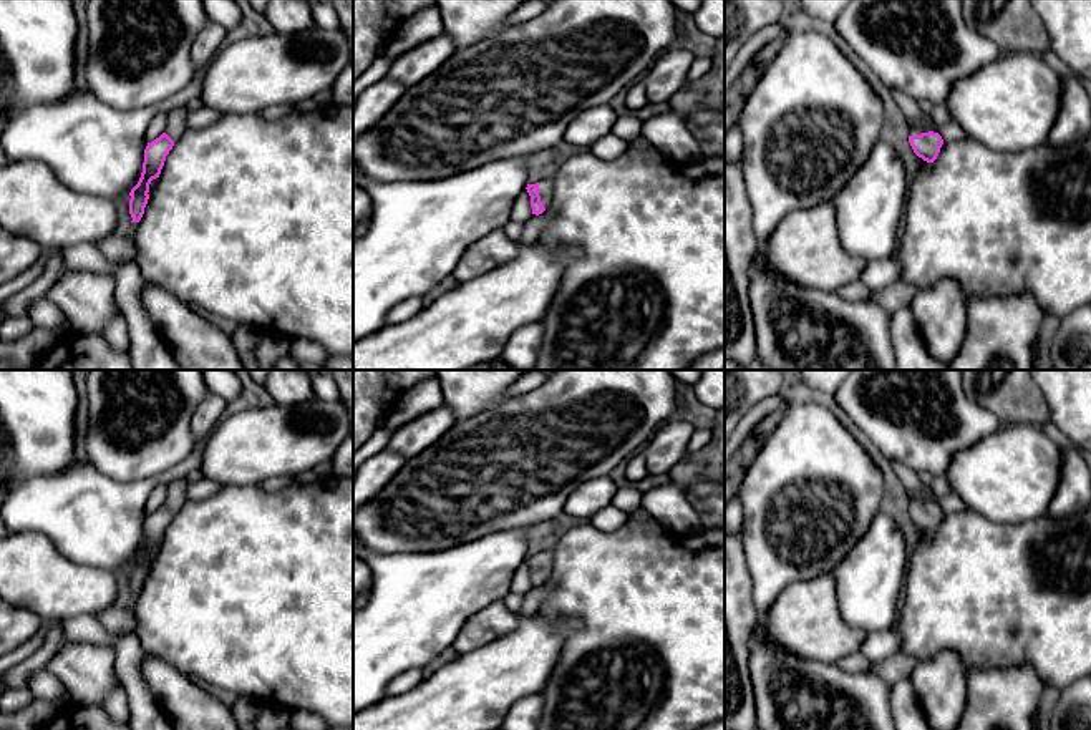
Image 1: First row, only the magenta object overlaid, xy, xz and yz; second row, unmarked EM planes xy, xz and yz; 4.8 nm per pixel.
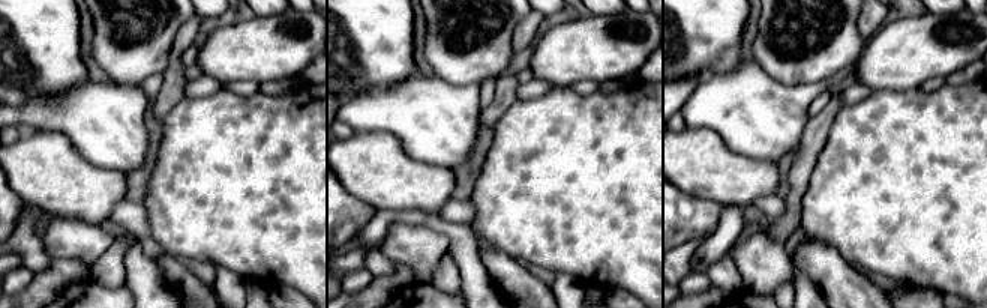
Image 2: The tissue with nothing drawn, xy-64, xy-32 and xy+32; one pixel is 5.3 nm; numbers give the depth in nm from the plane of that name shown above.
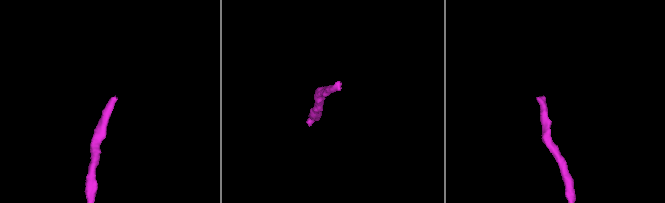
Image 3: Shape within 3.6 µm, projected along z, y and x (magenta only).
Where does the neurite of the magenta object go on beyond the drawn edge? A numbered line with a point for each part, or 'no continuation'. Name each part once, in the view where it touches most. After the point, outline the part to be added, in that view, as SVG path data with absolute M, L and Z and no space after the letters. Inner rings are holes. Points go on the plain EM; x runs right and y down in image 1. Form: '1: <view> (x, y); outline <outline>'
1: xz (544, 558); outline M544 551L539 554L541 576L547 581L552 572L552 551Z

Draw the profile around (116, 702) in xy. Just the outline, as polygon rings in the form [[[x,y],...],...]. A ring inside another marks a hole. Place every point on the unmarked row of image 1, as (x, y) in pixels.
[[[121,682],[106,697],[103,708],[114,722],[128,720],[128,697]]]

